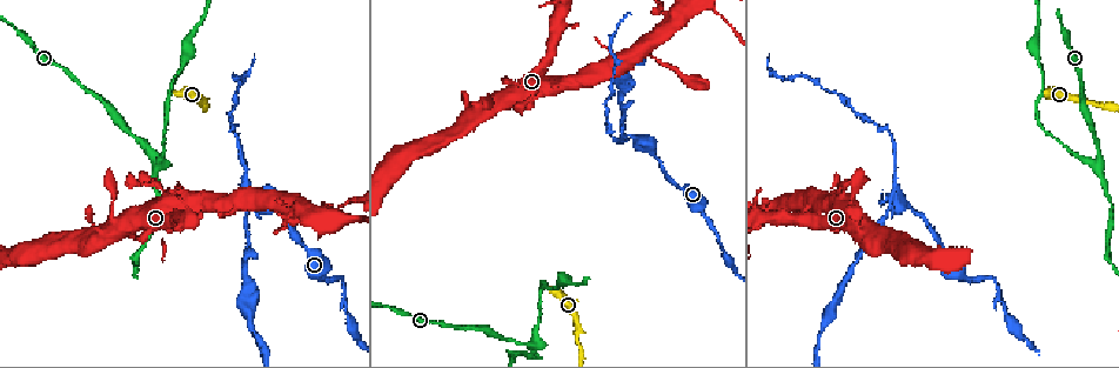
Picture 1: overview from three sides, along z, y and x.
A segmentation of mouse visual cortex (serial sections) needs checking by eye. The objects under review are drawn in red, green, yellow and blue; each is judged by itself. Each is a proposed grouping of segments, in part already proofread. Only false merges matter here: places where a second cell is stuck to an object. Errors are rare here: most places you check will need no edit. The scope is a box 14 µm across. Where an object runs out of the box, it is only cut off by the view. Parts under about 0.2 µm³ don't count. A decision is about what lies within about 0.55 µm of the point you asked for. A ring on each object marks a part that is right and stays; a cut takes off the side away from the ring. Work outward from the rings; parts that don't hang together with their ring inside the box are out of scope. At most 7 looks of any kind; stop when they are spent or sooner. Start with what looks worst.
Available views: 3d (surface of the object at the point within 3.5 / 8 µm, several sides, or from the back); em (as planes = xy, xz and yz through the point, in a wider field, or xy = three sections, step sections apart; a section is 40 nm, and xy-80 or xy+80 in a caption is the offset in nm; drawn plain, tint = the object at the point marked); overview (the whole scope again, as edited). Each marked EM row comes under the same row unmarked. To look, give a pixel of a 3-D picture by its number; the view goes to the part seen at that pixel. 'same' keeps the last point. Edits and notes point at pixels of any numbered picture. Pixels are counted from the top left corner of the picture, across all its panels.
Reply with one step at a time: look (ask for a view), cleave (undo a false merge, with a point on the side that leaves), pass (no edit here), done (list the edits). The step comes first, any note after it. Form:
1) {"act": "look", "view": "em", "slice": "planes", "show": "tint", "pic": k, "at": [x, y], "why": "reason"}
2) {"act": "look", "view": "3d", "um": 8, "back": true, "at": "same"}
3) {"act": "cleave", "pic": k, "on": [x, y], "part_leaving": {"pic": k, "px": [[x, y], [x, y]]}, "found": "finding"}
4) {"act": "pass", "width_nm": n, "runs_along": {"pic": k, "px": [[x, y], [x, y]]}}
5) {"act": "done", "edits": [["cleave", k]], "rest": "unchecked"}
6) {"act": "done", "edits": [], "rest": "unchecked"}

{"act": "look", "view": "3d", "um": 3.5, "pic": 1, "at": [892, 202], "why": "thin arm on a thick one"}

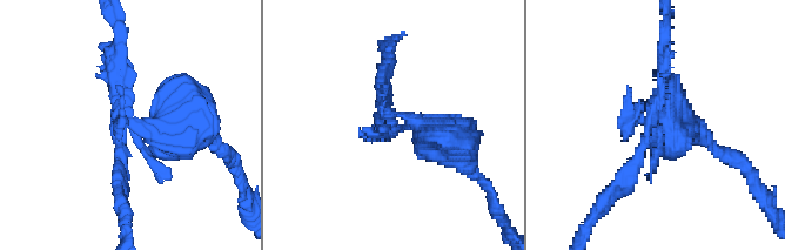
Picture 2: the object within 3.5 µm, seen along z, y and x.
{"act": "pass", "runs_along": {"pic": 2, "px": [[458, 151], [383, 116], [383, 83]]}, "found": "one cell here"}

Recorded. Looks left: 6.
{"act": "look", "view": "3d", "um": 3.5, "back": true, "pic": 1, "at": [1095, 164], "why": "sharp bend"}

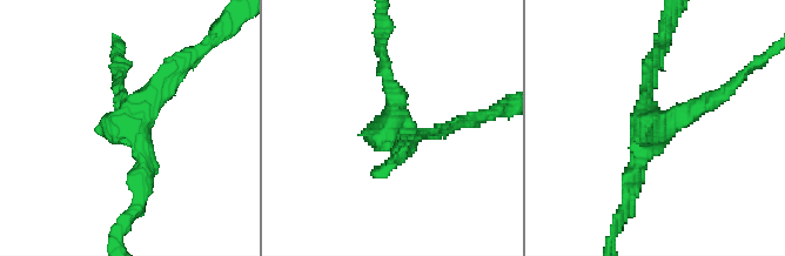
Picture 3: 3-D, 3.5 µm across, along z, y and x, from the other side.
{"act": "look", "view": "em", "slice": "xy", "step": 3, "show": "tint", "pic": 3, "at": [394, 130], "arms": 3, "arm_widths_nm": [150, 200, 250], "why": "need the tissue"}

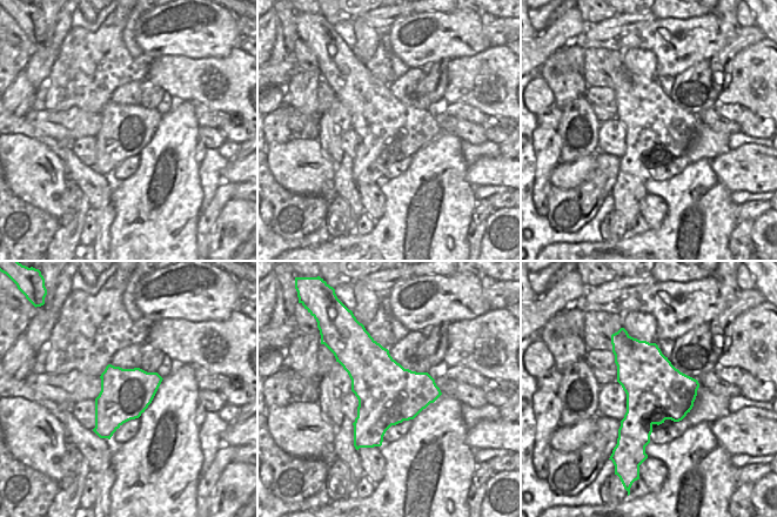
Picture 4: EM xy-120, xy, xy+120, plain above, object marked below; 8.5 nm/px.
{"act": "pass", "runs_along": {"pic": 3, "px": [[441, 132], [394, 128], [383, 59]]}, "found": "continuous, no second cell"}

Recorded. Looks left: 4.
{"act": "look", "view": "3d", "um": 8, "back": true, "pic": 1, "at": [648, 52], "why": "side arm on a straight run"}

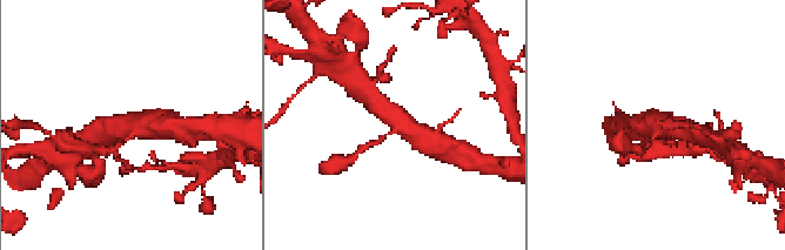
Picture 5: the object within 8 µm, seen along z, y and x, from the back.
{"act": "look", "view": "em", "slice": "xy", "step": 2, "show": "tint", "pic": 5, "at": [131, 136], "arms": 3, "arm_widths_nm": [150, 600, 700]}

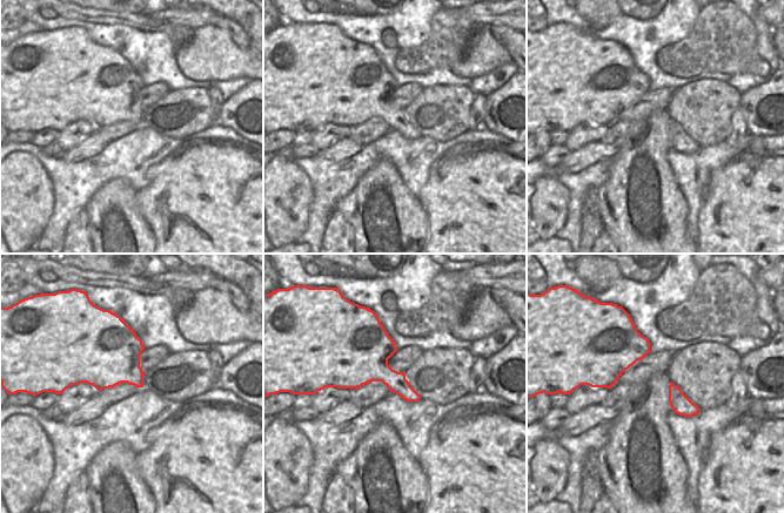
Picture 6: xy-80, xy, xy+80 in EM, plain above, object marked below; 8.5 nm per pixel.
{"act": "pass", "runs_along": {"pic": 5, "px": [[429, 140], [411, 132], [373, 100]]}, "found": "continuous, no second cell"}

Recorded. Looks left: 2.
{"act": "done", "edits": [], "rest": "unchecked"}

